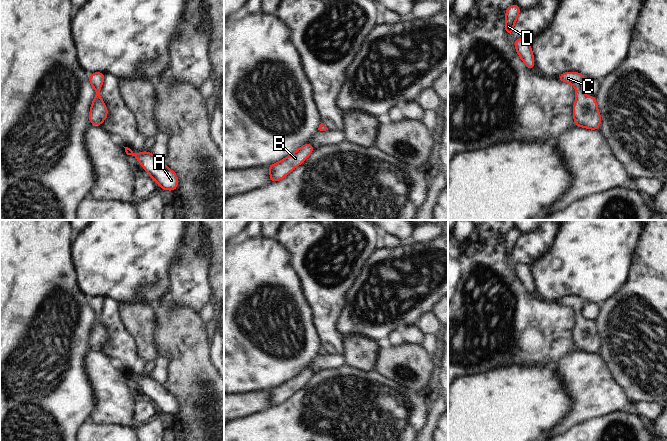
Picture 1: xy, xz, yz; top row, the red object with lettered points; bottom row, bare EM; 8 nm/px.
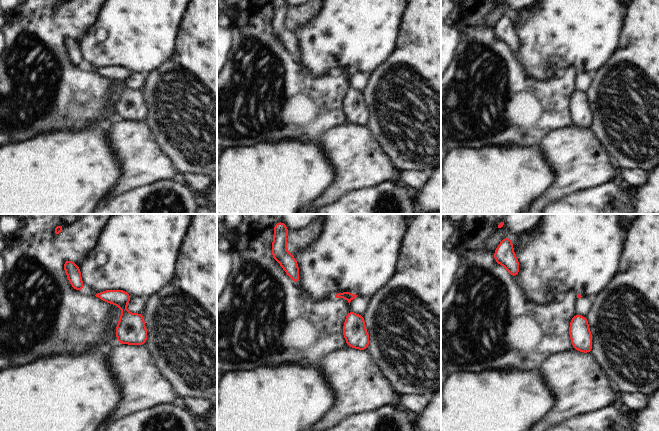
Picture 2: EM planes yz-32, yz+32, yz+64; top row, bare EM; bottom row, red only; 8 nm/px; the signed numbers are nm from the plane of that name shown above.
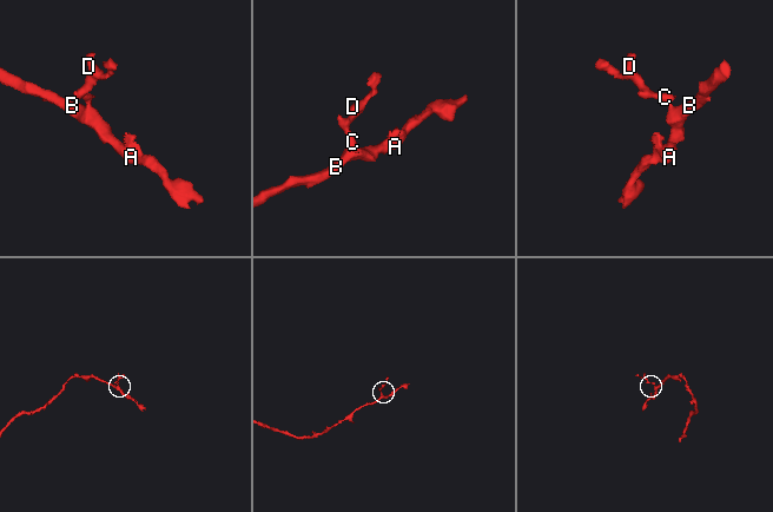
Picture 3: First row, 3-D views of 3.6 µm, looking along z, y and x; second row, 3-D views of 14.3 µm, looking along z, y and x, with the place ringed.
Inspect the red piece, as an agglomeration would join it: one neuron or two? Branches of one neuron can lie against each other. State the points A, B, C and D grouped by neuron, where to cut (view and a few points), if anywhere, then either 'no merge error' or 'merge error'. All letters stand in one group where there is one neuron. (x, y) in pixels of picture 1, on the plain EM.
groups A B C D; cut none; no merge error

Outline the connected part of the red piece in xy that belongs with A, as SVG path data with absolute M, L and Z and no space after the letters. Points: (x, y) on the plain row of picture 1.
M124 371L127 379L134 380L147 397L160 409L161 414L177 413L178 401L176 397L166 391L164 386L148 375L134 378L133 375Z

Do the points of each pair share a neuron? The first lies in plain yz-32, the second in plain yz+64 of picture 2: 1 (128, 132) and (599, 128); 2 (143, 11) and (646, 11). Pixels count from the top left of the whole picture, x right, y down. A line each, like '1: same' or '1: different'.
1: different
2: different

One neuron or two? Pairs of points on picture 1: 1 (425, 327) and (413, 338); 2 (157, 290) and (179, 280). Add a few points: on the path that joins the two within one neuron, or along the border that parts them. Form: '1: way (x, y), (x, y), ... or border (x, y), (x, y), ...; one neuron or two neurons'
1: border (415, 325), (423, 334); two neurons
2: border (176, 262), (170, 266), (170, 289), (164, 297); two neurons

